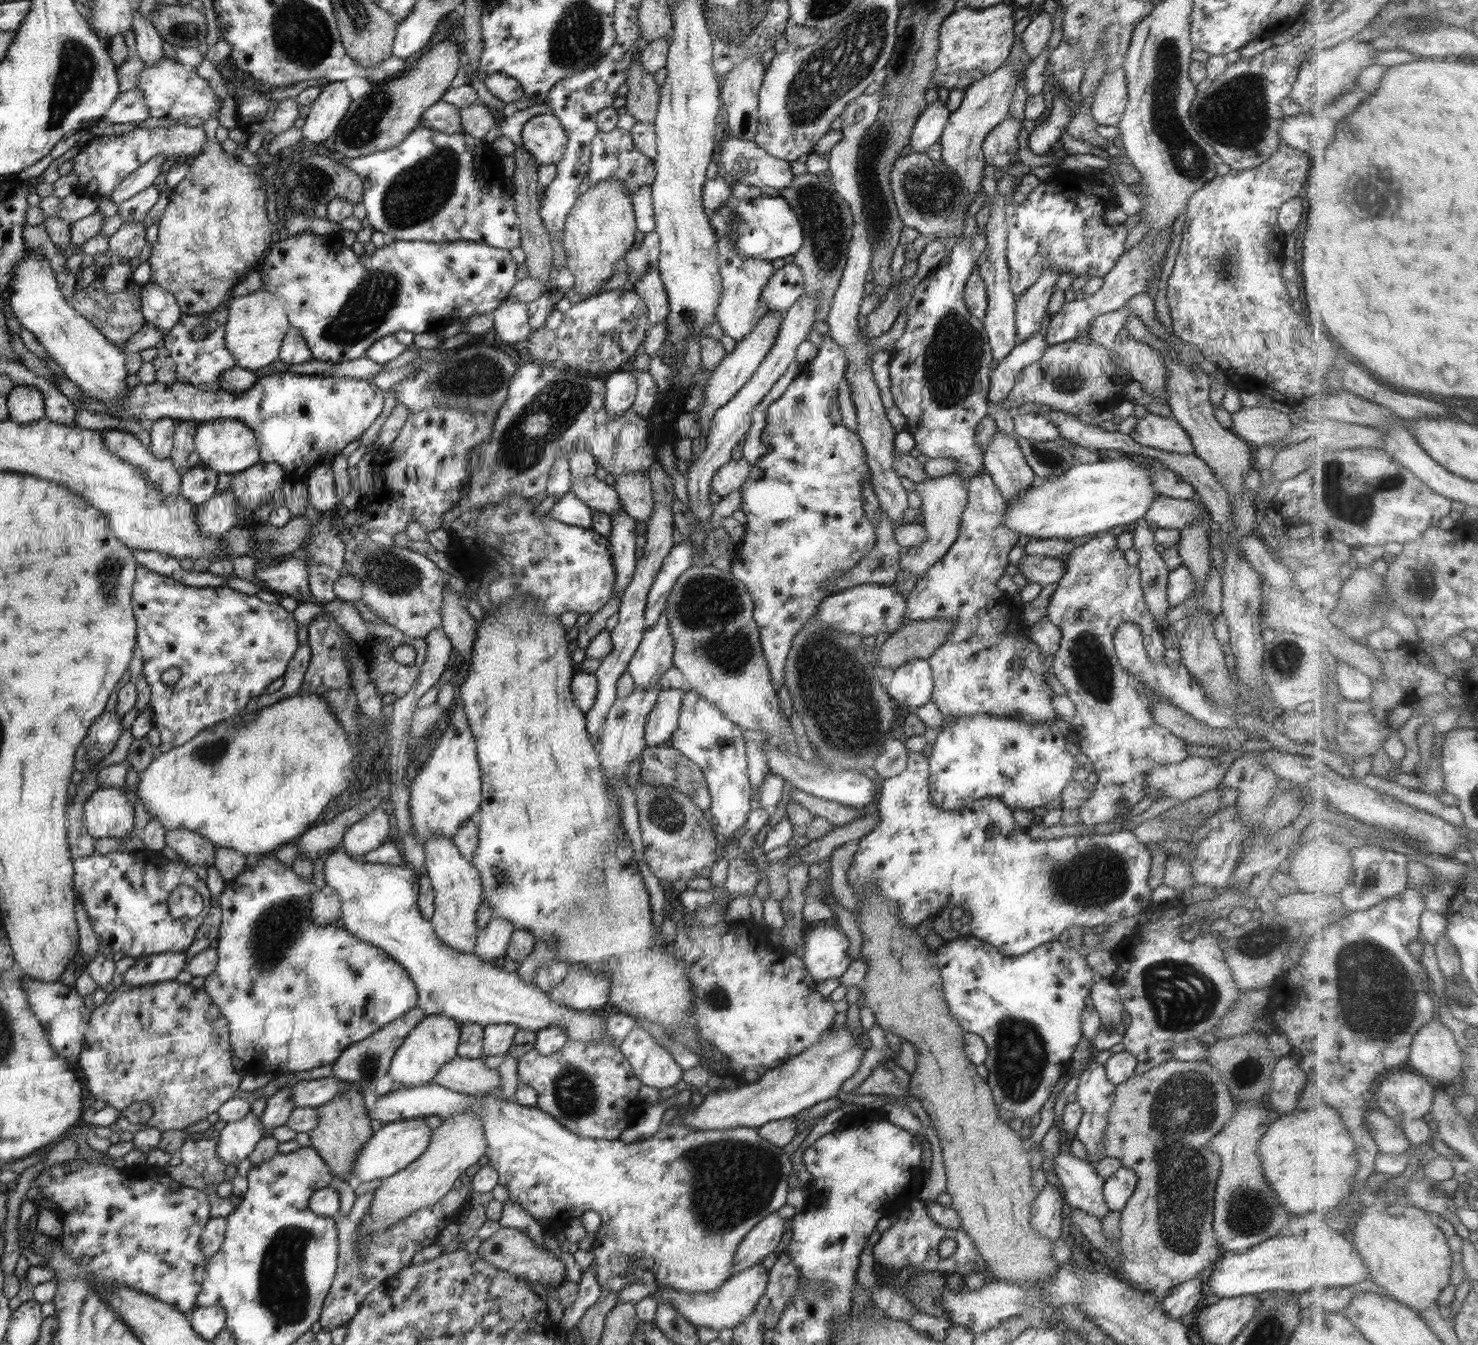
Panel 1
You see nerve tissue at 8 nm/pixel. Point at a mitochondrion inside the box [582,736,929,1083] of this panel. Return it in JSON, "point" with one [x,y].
{"point":[664,811]}

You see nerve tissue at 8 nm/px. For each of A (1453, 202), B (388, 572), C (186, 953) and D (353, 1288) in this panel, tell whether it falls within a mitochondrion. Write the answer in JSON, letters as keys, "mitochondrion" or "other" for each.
{"A":"other","B":"mitochondrion","C":"other","D":"other"}

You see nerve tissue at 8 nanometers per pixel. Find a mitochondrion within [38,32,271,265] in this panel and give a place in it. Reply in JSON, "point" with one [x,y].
{"point":[77,65]}

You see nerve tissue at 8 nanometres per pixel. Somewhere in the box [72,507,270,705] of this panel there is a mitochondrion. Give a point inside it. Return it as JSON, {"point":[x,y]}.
{"point":[109,573]}

